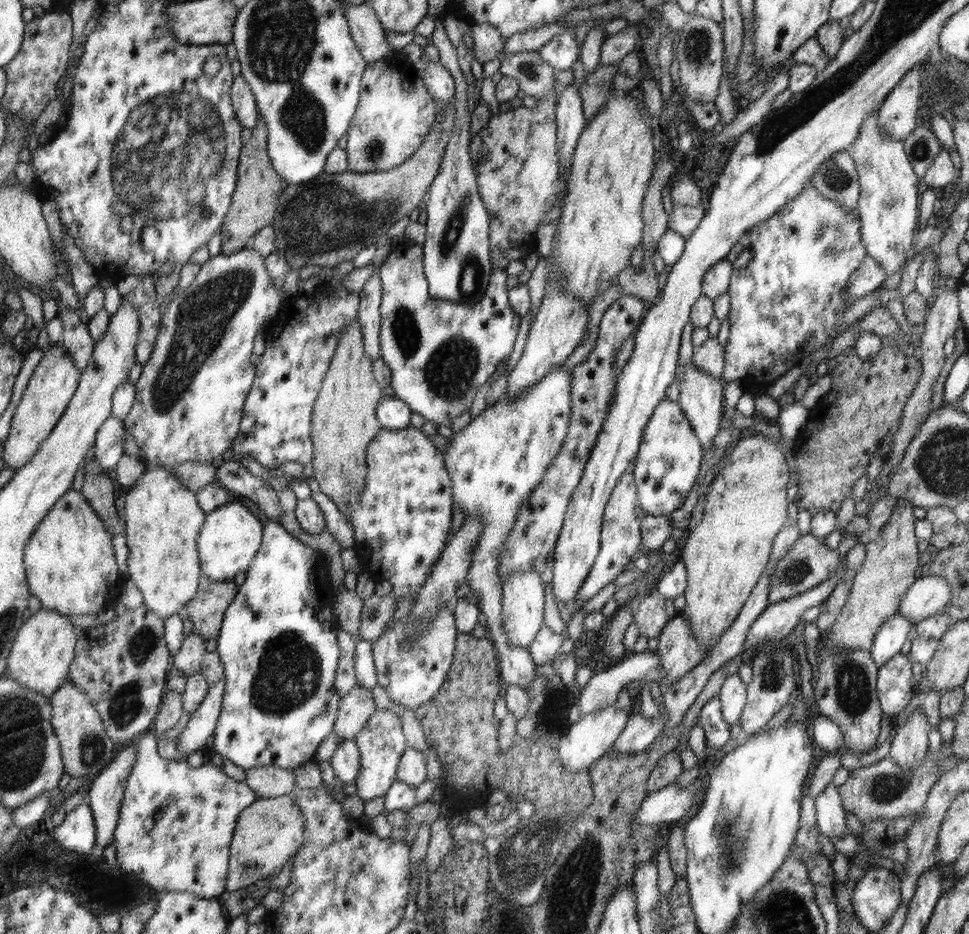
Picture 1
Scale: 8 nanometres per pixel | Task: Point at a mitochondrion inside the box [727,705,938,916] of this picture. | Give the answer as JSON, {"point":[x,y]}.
{"point":[885,788]}

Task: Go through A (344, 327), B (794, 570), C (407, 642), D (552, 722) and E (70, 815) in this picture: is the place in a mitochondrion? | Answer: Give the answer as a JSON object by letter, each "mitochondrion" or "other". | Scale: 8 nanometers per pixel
{"A":"other","B":"mitochondrion","C":"mitochondrion","D":"other","E":"other"}

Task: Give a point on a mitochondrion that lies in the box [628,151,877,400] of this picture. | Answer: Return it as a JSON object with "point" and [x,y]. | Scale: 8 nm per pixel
{"point":[829,236]}

